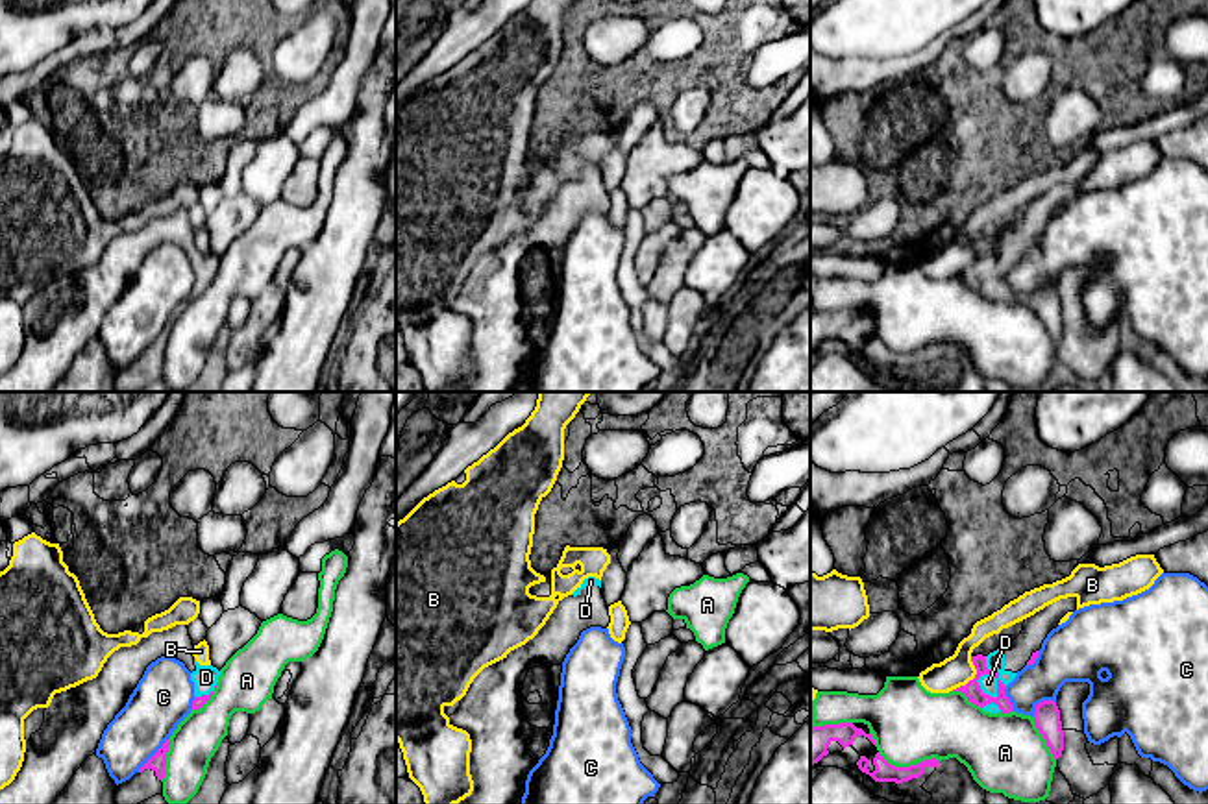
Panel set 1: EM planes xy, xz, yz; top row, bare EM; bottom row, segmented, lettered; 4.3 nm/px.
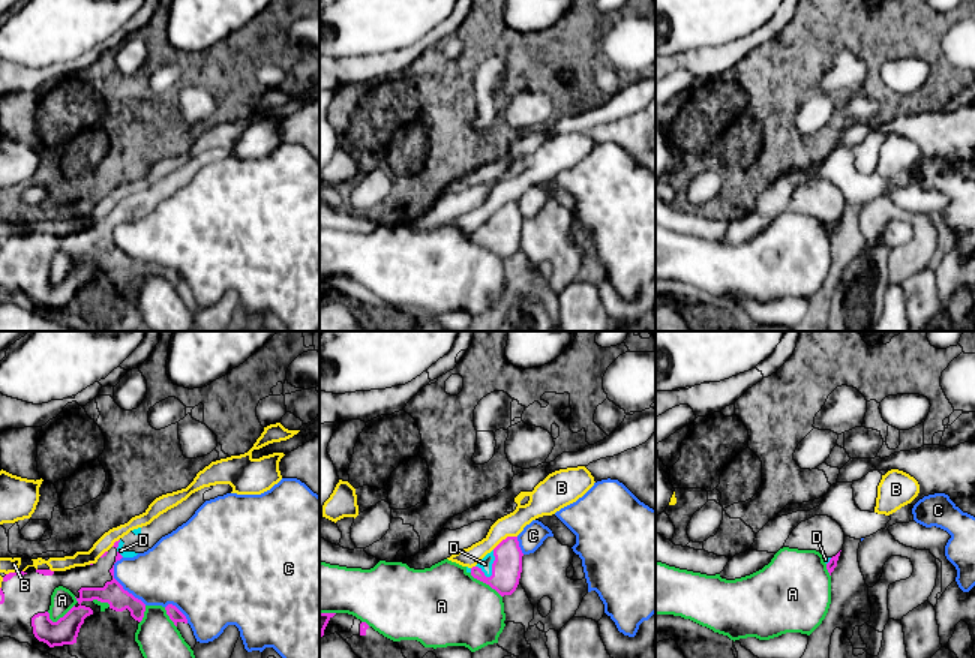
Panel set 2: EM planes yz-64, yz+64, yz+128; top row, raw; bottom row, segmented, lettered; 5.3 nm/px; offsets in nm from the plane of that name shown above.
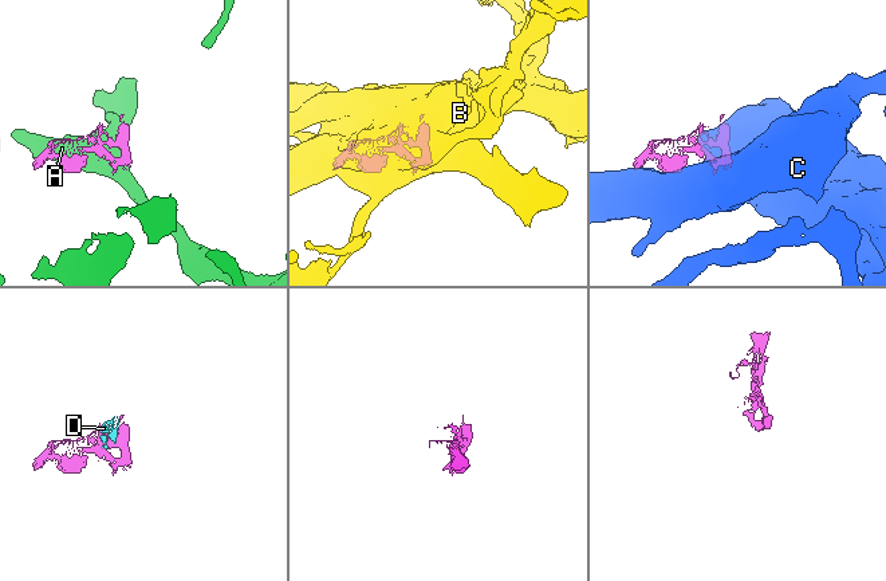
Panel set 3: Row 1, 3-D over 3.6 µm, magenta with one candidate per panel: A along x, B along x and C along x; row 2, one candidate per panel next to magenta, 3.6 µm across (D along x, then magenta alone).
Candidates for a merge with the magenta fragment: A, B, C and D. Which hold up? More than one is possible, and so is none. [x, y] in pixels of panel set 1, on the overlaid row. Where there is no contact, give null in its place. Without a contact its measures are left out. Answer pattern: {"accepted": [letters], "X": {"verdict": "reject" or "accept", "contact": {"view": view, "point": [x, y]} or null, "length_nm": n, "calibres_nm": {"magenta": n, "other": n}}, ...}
{"accepted": ["D"], "A": {"verdict": "reject", "contact": {"view": "yz", "point": [911, 766]}, "length_nm": 280, "calibres_nm": {"magenta": 90, "other": 320}}, "B": {"verdict": "reject", "contact": {"view": "yz", "point": [973, 679]}, "length_nm": 180, "calibres_nm": {"magenta": 70, "other": 140}}, "C": {"verdict": "reject", "contact": {"view": "xy", "point": [154, 755]}, "length_nm": 220, "calibres_nm": {"magenta": 80, "other": 260}}, "D": {"verdict": "accept", "contact": {"view": "yz", "point": [998, 684]}, "length_nm": 260, "calibres_nm": {"magenta": 70, "other": 80}}}

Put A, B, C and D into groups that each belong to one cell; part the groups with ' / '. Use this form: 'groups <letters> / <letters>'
groups A / B / C / D

